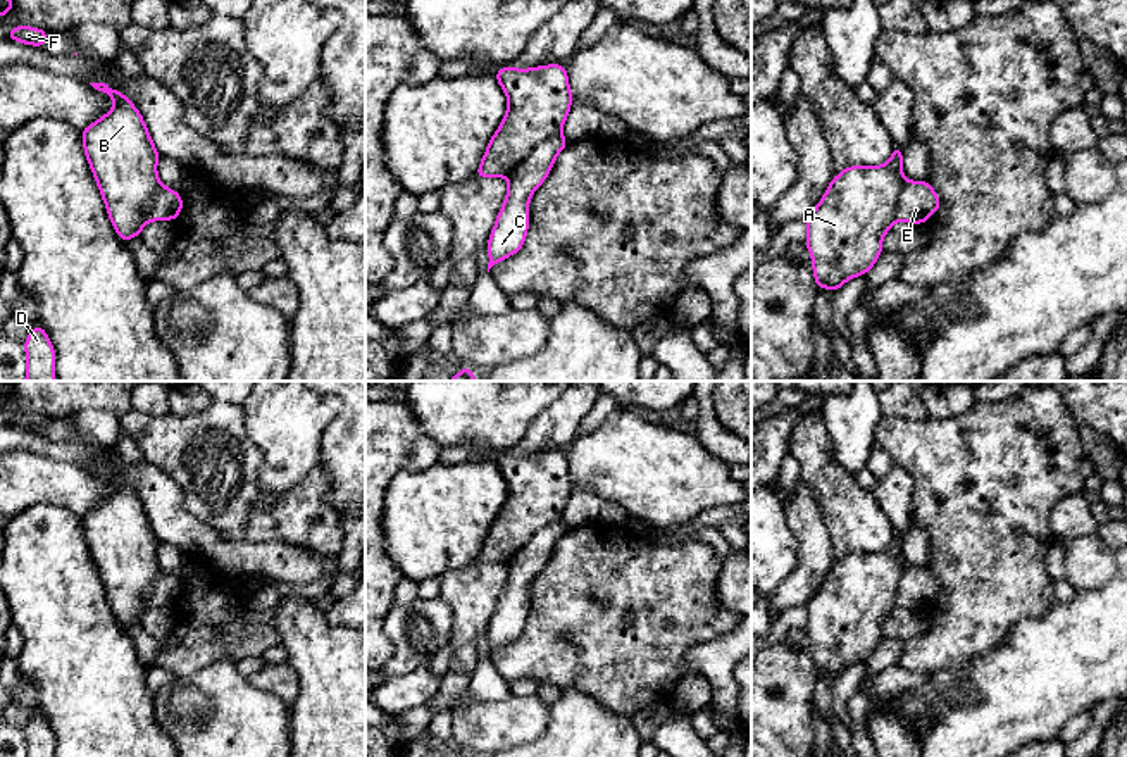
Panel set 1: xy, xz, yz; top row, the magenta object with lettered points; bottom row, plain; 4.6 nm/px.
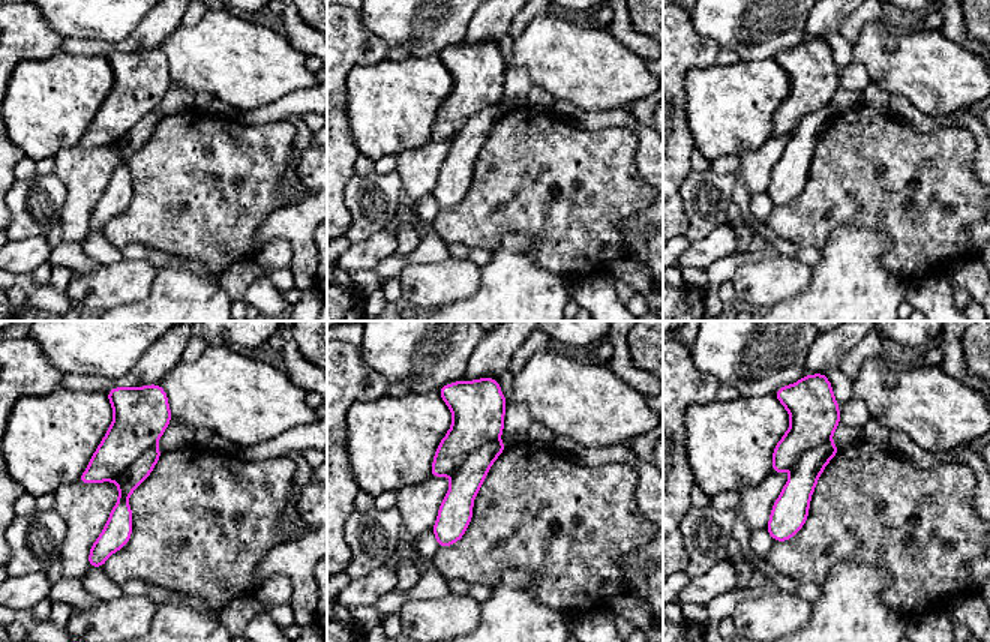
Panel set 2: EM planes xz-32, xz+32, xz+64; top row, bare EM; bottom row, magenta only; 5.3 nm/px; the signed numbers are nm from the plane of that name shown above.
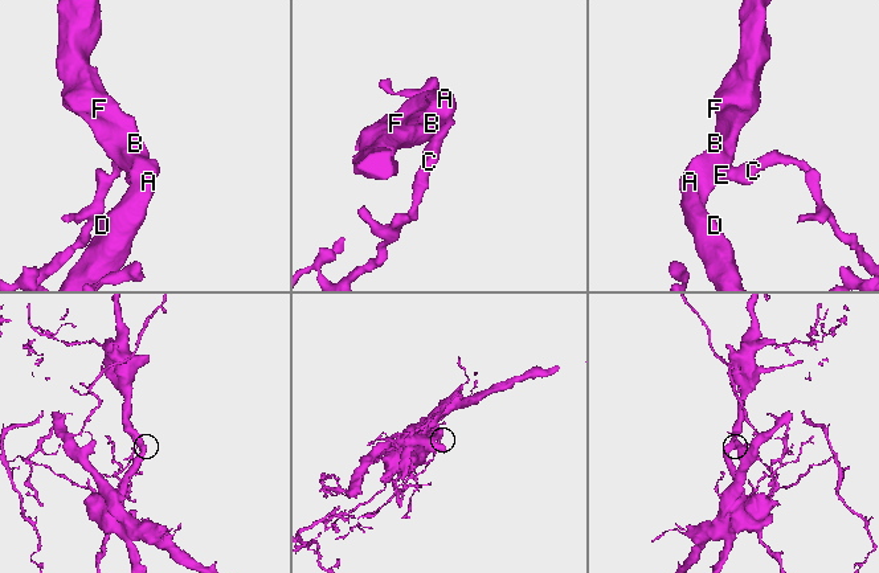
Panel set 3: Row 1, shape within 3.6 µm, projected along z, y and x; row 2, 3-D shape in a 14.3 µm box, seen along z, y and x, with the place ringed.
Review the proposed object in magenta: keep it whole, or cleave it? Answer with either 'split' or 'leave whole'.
leave whole

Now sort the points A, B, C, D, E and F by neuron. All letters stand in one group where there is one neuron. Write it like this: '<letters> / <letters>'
A B C D E F

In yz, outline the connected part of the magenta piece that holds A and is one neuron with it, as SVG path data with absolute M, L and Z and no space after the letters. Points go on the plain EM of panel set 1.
M893 533L884 552L850 552L827 572L806 604L806 635L817 674L834 679L843 669L869 660L882 640L882 622L896 607L924 610L941 593L924 567L906 567L903 536Z

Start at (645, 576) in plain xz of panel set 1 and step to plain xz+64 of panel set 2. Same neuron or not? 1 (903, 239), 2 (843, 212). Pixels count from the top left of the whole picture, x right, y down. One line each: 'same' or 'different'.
1: same
2: same

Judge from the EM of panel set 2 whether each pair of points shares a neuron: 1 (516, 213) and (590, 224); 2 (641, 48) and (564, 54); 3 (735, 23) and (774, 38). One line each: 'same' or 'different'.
1: same
2: different
3: same

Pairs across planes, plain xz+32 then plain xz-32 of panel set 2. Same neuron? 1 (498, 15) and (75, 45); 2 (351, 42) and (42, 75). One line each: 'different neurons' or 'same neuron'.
1: same neuron
2: different neurons

